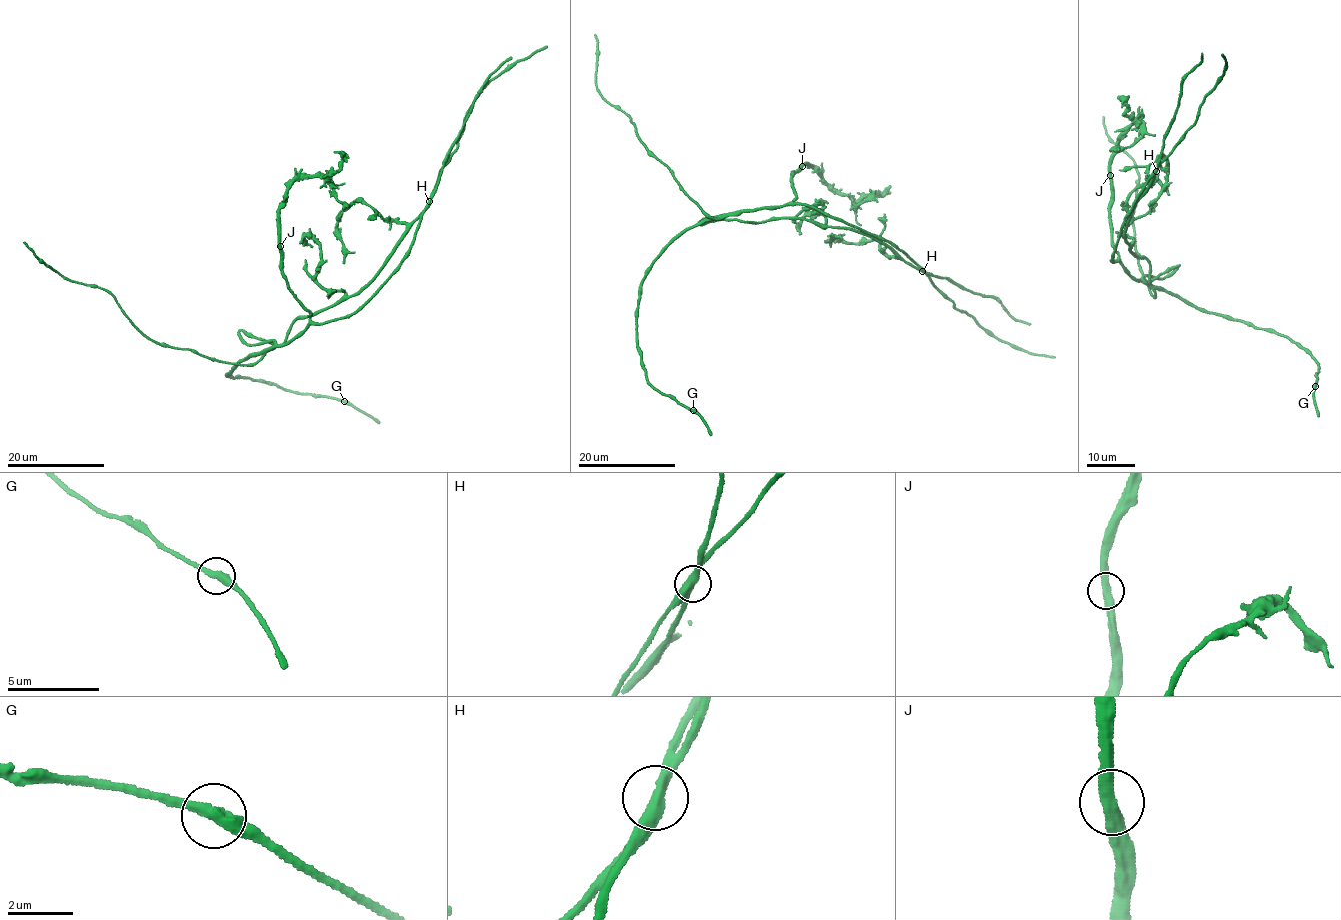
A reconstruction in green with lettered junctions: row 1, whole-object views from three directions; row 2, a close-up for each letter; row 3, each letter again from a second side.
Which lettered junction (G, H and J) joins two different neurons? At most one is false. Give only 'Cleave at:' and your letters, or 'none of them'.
Cleave at: H

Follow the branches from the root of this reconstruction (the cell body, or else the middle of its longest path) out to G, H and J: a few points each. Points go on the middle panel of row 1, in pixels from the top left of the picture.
G: (793, 203), (704, 219), (671, 242), (642, 281), (636, 322), (641, 364), (655, 388), (672, 395), (693, 411)
H: (793, 203), (820, 210), (891, 243), (907, 253), (922, 271)
J: (793, 203), (796, 196), (792, 173), (802, 166)

